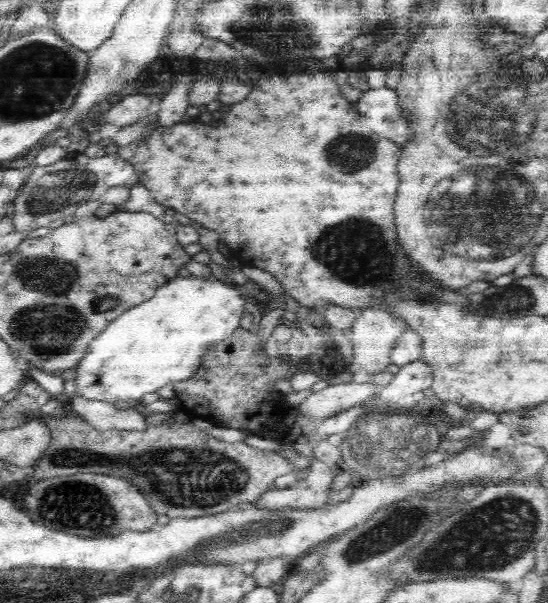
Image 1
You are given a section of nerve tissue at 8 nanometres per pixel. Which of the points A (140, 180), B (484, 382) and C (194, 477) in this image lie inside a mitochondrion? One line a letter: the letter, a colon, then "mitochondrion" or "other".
A: other
B: other
C: mitochondrion

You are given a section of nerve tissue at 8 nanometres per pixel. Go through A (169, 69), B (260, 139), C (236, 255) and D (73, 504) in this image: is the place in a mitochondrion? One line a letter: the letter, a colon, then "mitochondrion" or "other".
A: mitochondrion
B: other
C: other
D: mitochondrion

